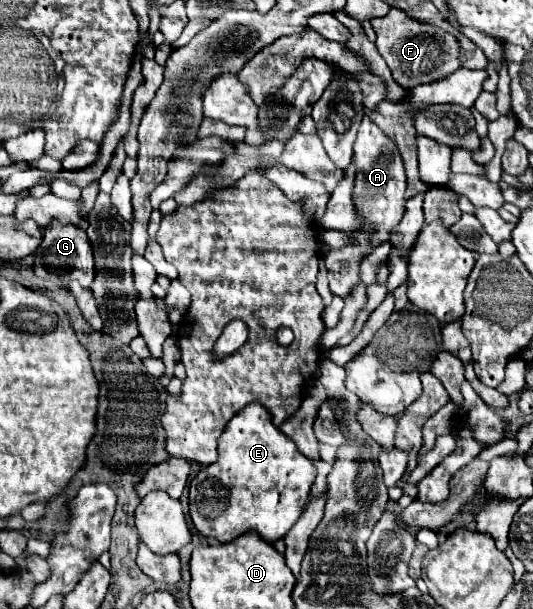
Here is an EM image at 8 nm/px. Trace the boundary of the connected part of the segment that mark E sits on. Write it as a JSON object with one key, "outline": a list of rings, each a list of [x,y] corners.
{"outline":[[[257,402],[247,404],[227,422],[227,428],[219,438],[217,452],[217,462],[205,466],[189,484],[189,516],[195,528],[203,536],[217,538],[219,542],[231,542],[249,530],[257,532],[271,544],[285,538],[307,504],[309,488],[317,476],[313,462],[297,450],[295,442],[273,424],[271,414]]]}

